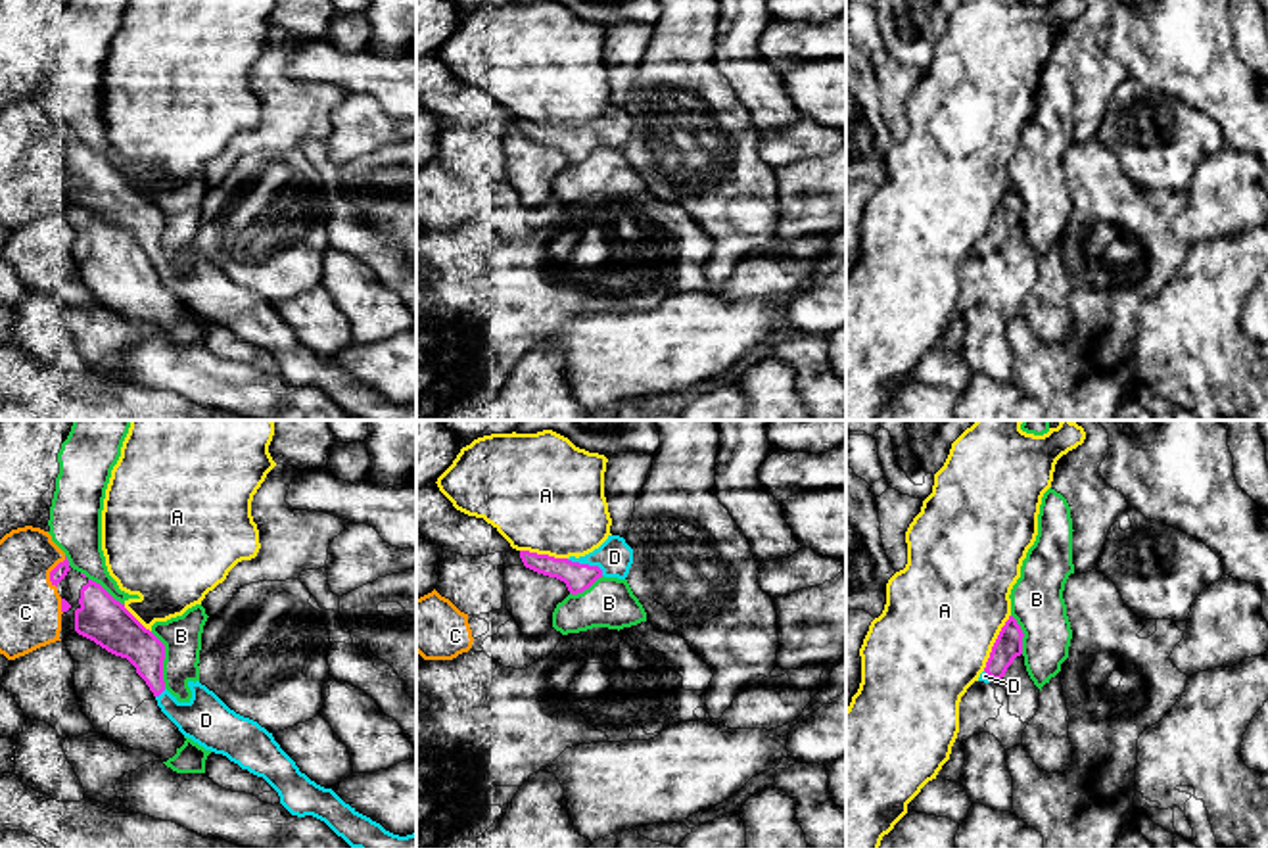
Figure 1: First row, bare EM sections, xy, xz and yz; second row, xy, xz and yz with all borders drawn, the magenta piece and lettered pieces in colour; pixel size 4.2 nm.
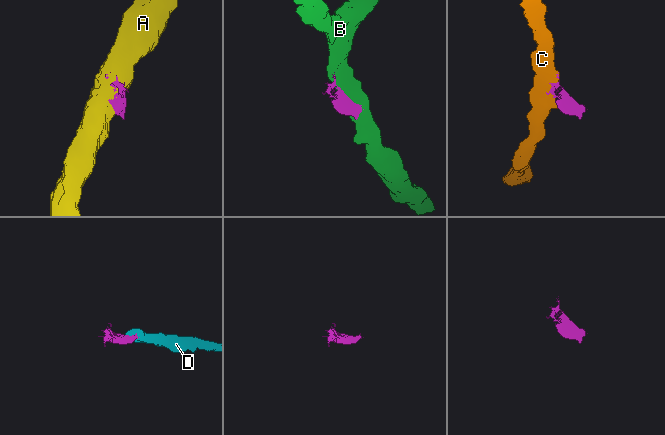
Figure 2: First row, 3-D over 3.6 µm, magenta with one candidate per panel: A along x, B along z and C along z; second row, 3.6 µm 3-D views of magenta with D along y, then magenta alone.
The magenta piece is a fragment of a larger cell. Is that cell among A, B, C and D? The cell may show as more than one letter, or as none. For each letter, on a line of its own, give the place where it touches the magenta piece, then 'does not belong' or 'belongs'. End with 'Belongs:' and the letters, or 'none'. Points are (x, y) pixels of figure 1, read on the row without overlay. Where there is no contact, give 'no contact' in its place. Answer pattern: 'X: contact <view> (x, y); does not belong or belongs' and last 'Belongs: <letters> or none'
A: contact yz (994, 213); does not belong
B: contact xy (164, 229); does not belong
C: contact xy (50, 142); does not belong
D: contact xz (586, 135); belongs
Belongs: D

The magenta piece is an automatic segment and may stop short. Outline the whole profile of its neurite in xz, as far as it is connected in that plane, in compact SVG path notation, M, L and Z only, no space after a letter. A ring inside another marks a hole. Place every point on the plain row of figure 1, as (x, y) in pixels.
M608 106L599 119L579 129L554 129L529 121L520 121L520 129L526 138L564 152L568 161L577 165L602 146L625 150L633 134L633 119L623 107Z

